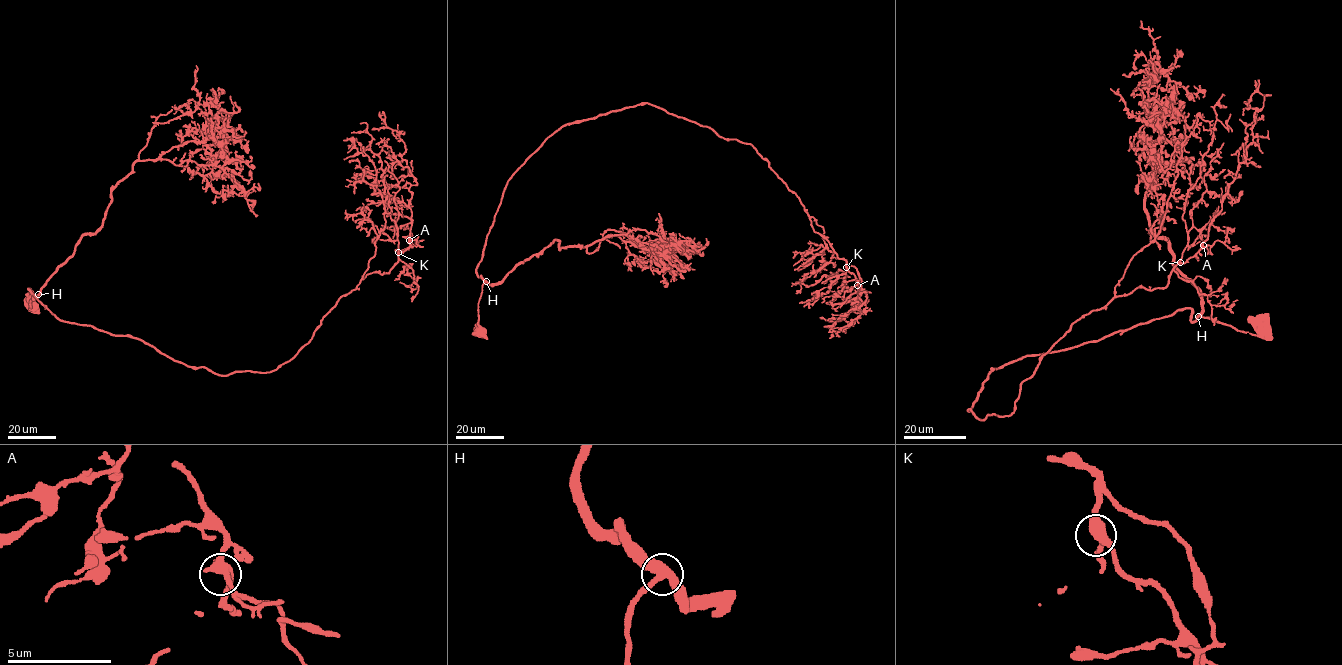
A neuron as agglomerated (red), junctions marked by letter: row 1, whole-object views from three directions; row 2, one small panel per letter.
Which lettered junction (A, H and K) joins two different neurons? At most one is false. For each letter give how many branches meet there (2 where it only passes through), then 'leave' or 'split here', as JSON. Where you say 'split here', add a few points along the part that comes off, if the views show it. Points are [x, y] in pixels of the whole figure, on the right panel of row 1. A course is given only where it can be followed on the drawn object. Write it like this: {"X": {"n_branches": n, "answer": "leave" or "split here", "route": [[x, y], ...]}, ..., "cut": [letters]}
{"A": {"n_branches": 3, "answer": "leave"}, "H": {"n_branches": 3, "answer": "leave"}, "K": {"n_branches": 3, "answer": "leave"}, "cut": []}

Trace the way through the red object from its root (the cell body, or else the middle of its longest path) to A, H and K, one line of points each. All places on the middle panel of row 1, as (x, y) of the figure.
A: (481, 332), (485, 281), (476, 267), (509, 178), (563, 126), (645, 103), (749, 143), (857, 285)
H: (481, 332), (483, 329), (478, 324), (478, 304), (486, 281)
K: (481, 332), (478, 304), (485, 281), (476, 267), (509, 178), (563, 126), (645, 103), (749, 143), (846, 267)

